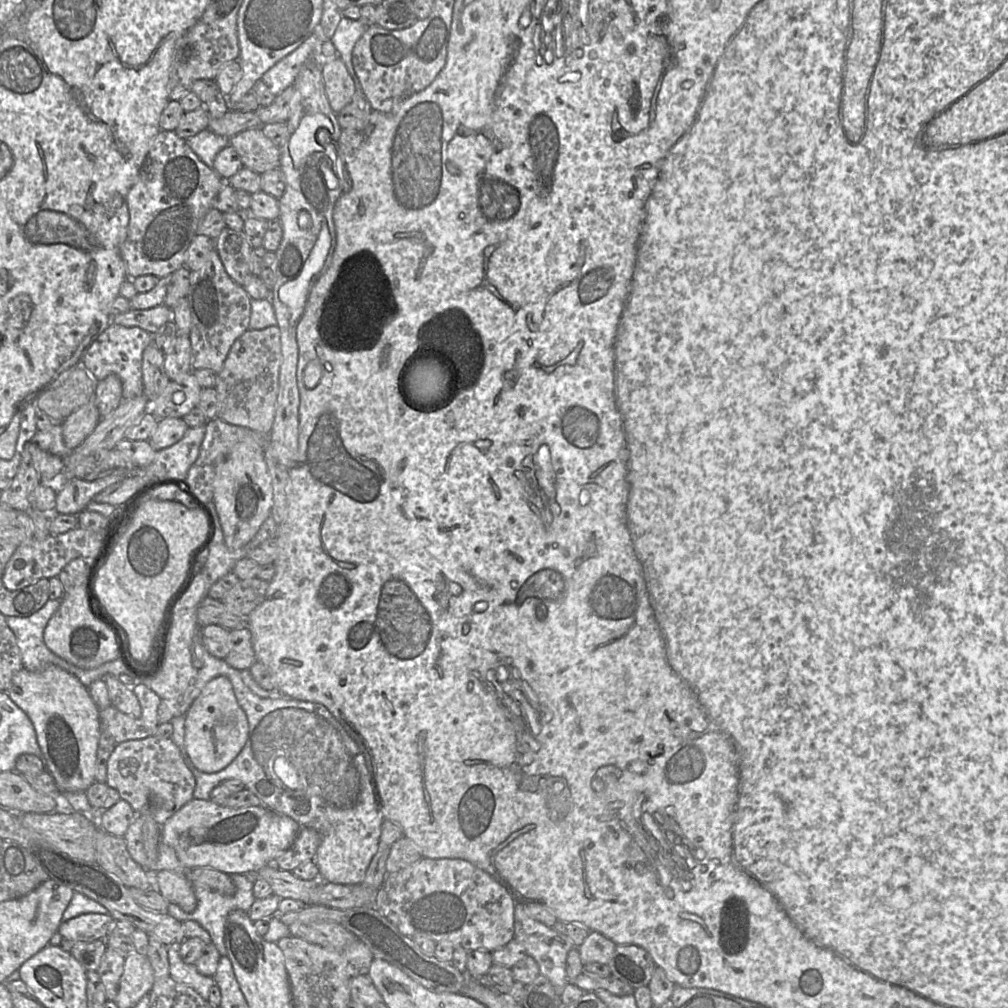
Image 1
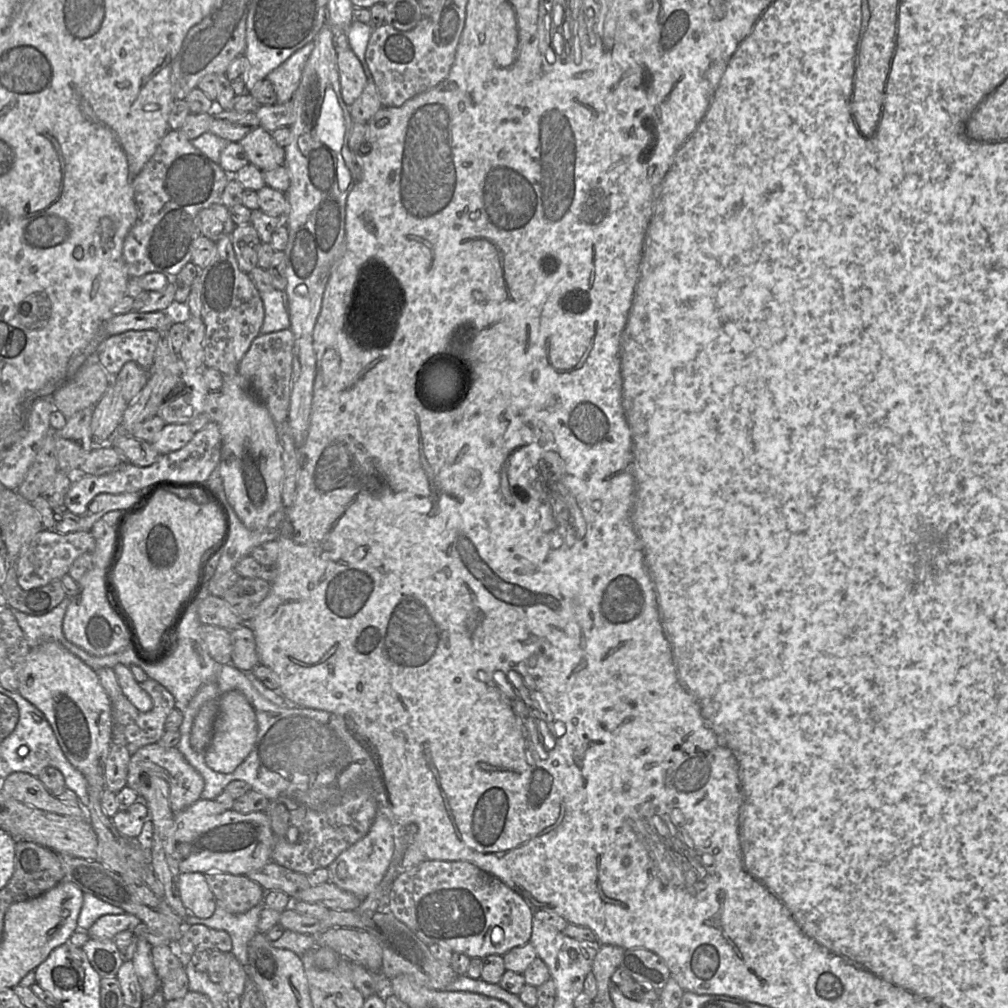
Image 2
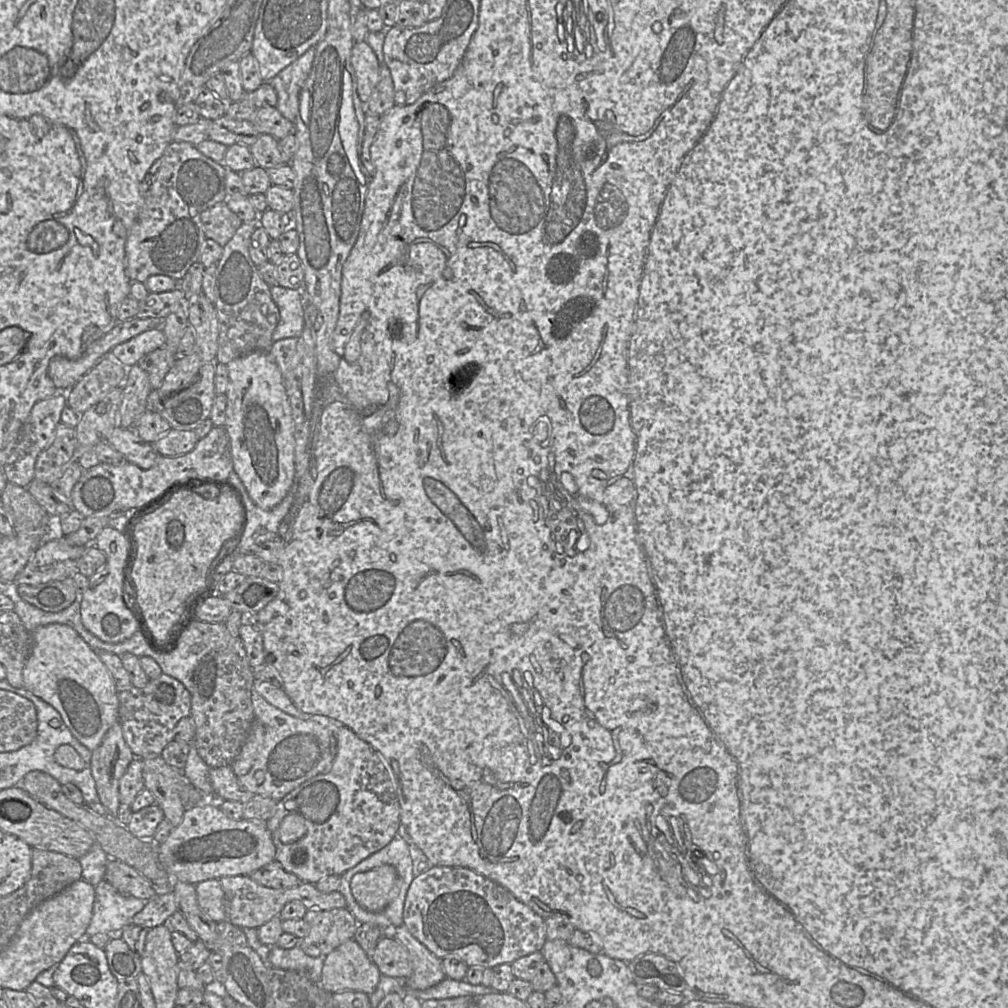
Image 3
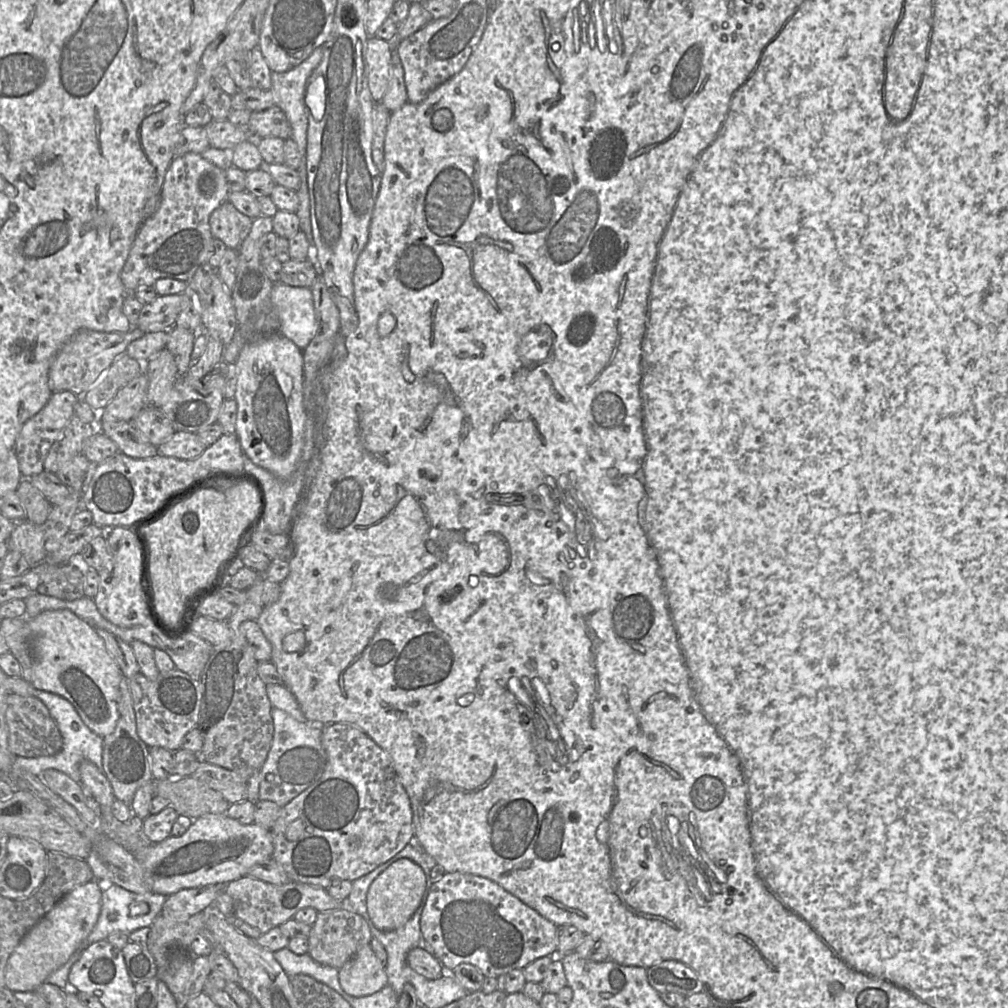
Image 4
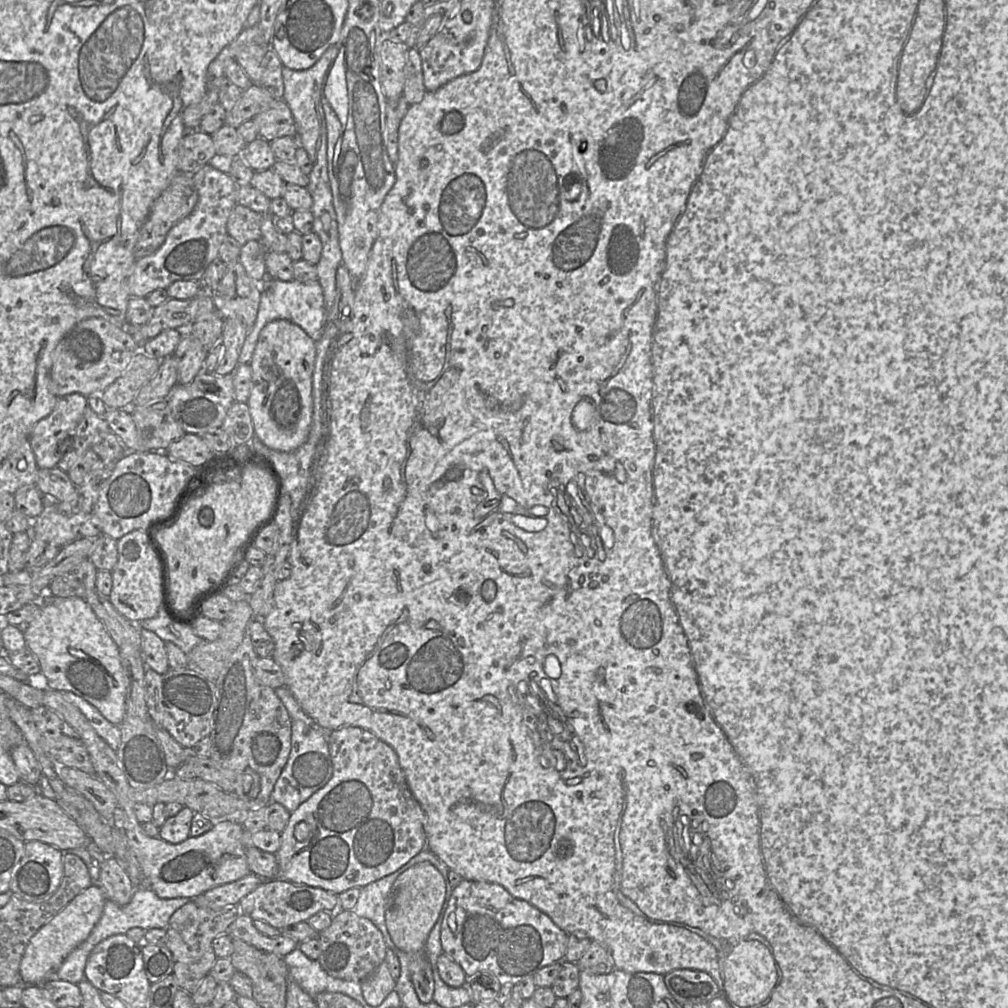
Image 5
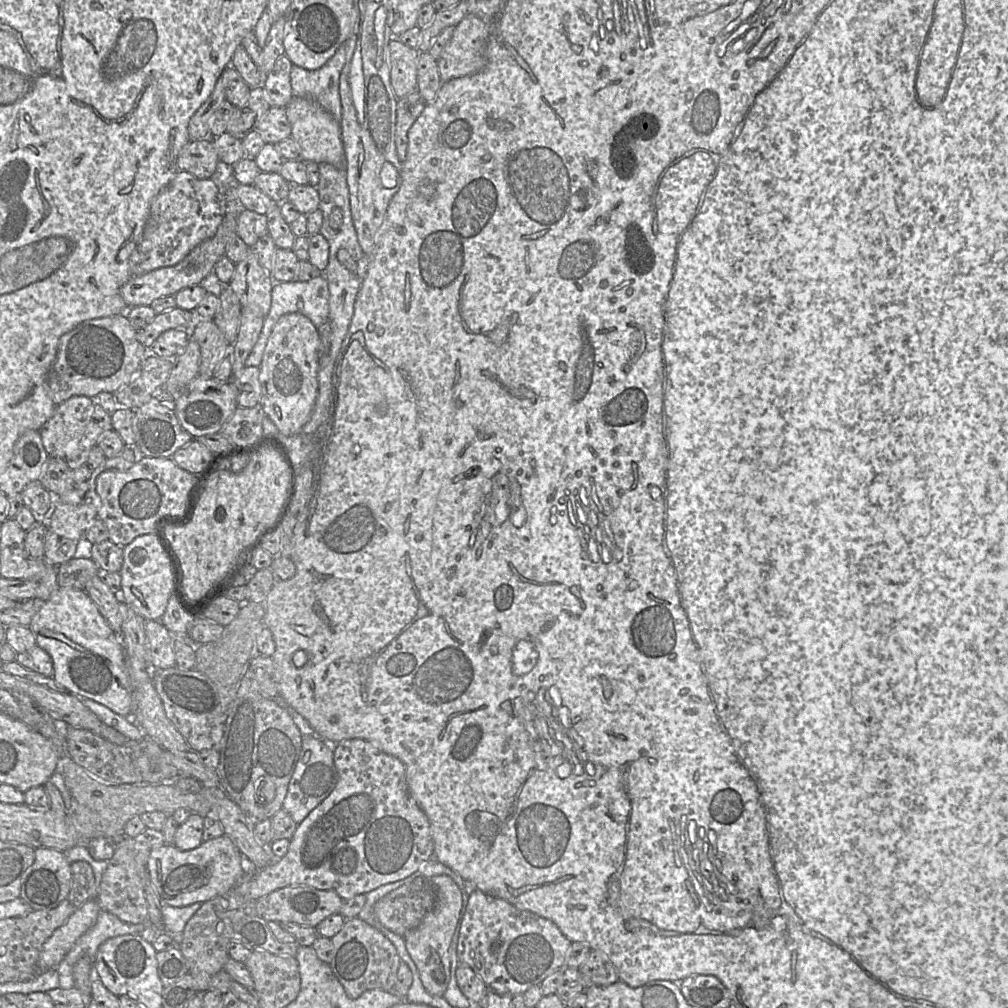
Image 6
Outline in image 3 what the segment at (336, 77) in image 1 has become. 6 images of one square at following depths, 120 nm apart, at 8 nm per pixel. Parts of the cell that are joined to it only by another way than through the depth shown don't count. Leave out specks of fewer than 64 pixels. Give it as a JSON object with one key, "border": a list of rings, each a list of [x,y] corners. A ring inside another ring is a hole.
{"border":[[[365,41],[355,43],[351,64],[355,71],[358,96],[364,103],[369,100],[379,82],[380,65],[377,55]]]}

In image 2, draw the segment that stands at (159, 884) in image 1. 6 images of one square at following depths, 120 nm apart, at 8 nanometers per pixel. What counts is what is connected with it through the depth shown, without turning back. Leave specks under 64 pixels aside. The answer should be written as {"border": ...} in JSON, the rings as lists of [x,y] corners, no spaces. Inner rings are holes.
{"border":[[[181,873],[179,890],[181,900],[189,913],[203,919],[213,915],[217,903],[204,873]]]}

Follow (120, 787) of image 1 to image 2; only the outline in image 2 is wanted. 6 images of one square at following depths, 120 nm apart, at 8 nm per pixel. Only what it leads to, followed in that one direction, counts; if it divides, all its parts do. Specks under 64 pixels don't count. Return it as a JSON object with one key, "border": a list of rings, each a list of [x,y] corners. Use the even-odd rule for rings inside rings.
{"border":[[[154,743],[137,750],[131,755],[126,787],[138,793],[140,777],[144,777],[144,775],[158,776],[169,784],[169,804],[174,814],[179,813],[189,805],[201,799],[204,780],[194,767],[184,758],[178,748],[165,748],[159,743]]]}

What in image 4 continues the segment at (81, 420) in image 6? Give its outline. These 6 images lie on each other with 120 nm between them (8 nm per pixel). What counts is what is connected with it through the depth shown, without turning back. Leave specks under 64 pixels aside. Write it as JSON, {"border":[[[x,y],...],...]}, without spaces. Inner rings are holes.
{"border":[[[69,391],[53,392],[47,404],[22,426],[14,446],[19,469],[24,479],[29,479],[44,471],[44,461],[54,442],[74,415],[74,406],[78,397]]]}

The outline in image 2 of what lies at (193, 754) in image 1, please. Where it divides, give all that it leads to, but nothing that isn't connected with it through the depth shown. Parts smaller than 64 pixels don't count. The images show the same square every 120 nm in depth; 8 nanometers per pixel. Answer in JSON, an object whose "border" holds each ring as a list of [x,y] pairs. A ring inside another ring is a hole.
{"border":[[[228,691],[219,697],[219,713],[204,760],[215,772],[232,773],[251,753],[256,738],[257,719],[253,707],[239,691]]]}

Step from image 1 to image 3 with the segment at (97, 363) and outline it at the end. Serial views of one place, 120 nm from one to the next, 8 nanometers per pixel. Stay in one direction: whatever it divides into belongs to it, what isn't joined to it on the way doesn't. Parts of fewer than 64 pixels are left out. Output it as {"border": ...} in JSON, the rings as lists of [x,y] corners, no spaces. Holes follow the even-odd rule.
{"border":[[[154,328],[116,345],[111,354],[130,368],[141,358],[161,347],[165,347],[165,335],[161,330]]]}

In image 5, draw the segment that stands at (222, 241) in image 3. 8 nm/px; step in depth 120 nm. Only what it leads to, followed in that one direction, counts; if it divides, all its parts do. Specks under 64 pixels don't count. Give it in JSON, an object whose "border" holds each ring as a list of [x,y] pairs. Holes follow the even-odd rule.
{"border":[[[237,204],[228,217],[227,234],[234,238],[240,246],[243,246],[248,241],[260,241],[262,217],[262,214]]]}

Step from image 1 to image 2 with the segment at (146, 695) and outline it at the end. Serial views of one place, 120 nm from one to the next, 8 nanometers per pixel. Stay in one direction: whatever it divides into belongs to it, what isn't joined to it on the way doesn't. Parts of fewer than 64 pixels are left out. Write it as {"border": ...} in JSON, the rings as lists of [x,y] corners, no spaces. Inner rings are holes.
{"border":[[[148,679],[140,685],[152,699],[153,706],[150,711],[139,711],[125,695],[120,695],[117,700],[111,702],[113,742],[127,748],[131,755],[144,746],[160,741],[166,731],[167,716],[176,708],[172,693],[157,681]]]}

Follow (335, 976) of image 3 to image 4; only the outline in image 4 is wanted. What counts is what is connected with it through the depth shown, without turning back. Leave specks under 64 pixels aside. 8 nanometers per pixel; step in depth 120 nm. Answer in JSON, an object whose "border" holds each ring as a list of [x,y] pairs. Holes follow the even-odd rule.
{"border":[[[364,945],[339,968],[339,982],[343,991],[350,996],[364,997],[380,991],[388,985],[384,964],[370,945]]]}

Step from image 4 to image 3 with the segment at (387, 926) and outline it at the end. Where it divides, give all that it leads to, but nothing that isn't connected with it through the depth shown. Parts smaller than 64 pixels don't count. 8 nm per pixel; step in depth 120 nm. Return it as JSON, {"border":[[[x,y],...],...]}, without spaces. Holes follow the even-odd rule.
{"border":[[[382,865],[367,872],[357,873],[350,884],[351,892],[364,909],[380,912],[391,902],[390,892],[397,876],[397,870],[392,865]]]}

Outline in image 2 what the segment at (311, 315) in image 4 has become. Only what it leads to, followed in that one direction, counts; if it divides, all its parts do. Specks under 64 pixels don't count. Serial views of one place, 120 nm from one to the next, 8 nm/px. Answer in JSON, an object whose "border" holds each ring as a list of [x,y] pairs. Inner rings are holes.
{"border":[[[272,289],[260,292],[264,307],[264,320],[260,333],[268,334],[283,329],[290,329],[287,297],[284,291]]]}

